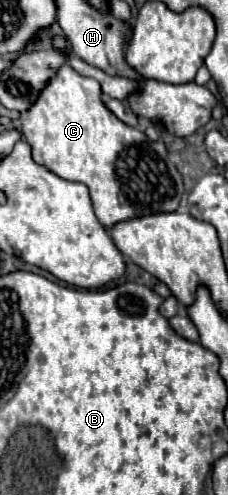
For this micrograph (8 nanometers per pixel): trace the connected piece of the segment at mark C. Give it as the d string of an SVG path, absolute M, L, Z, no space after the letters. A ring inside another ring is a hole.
M68 65L60 67L56 77L40 93L38 101L20 119L20 129L24 139L32 145L34 161L66 181L84 183L90 189L94 213L106 229L136 217L178 211L184 195L184 181L180 171L174 167L166 145L162 141L150 141L138 127L122 123L106 109L100 95L102 91L96 79L82 77Z

